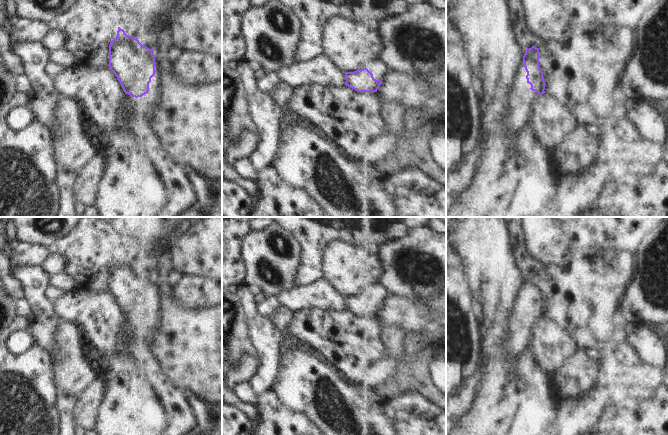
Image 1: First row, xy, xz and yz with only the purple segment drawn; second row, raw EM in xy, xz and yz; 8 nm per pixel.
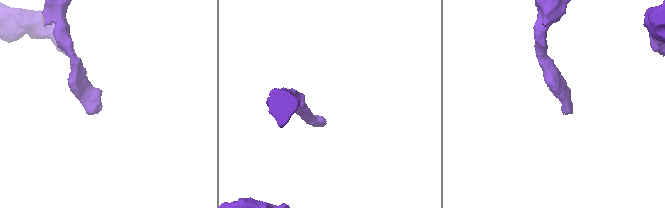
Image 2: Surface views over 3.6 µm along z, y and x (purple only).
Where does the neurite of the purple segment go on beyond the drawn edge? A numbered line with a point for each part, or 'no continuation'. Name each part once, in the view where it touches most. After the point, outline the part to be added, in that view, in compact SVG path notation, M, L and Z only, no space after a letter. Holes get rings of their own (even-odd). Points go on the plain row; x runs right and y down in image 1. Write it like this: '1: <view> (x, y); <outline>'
1: xy (144, 331); M154 299L149 307L149 315L142 321L138 321L132 329L137 341L150 343L160 328L162 319L162 305Z

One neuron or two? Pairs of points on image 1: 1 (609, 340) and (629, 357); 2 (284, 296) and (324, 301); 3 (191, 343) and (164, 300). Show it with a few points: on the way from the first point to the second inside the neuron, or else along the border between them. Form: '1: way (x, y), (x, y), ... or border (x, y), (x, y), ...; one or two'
1: way (614, 345), (624, 352); one
2: way (294, 297), (314, 297); one
3: way (180, 332), (173, 324), (170, 311); one

